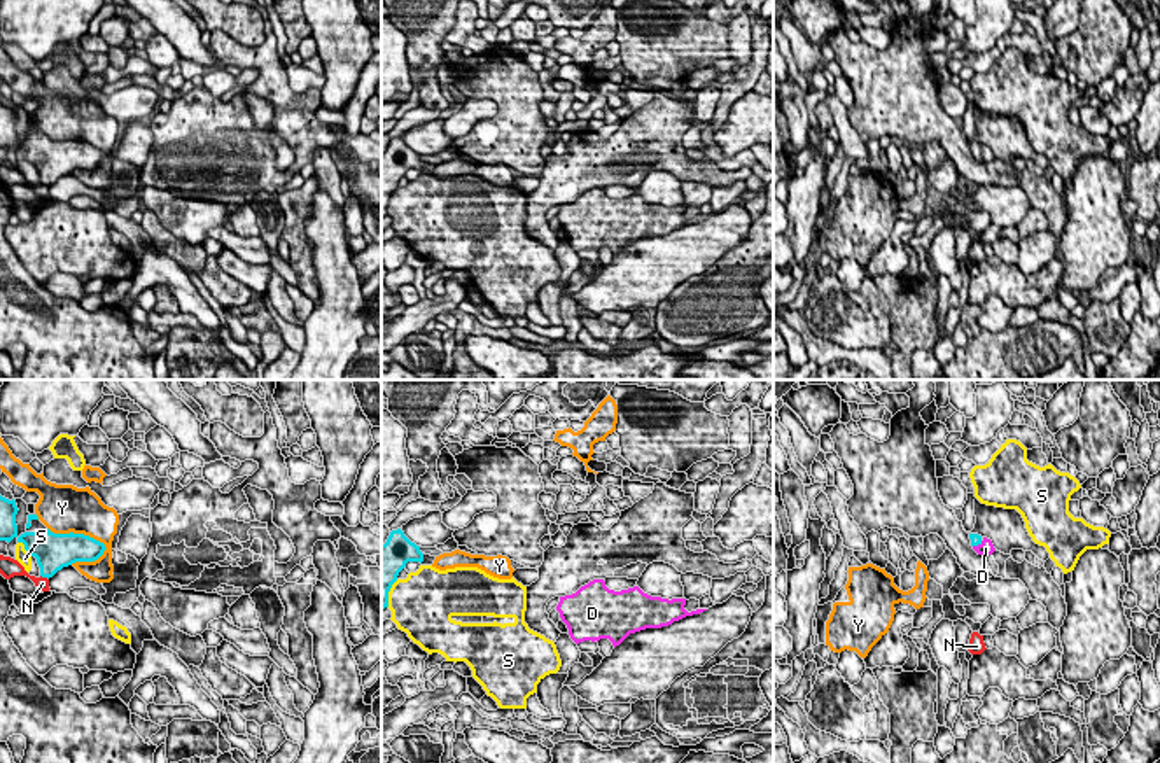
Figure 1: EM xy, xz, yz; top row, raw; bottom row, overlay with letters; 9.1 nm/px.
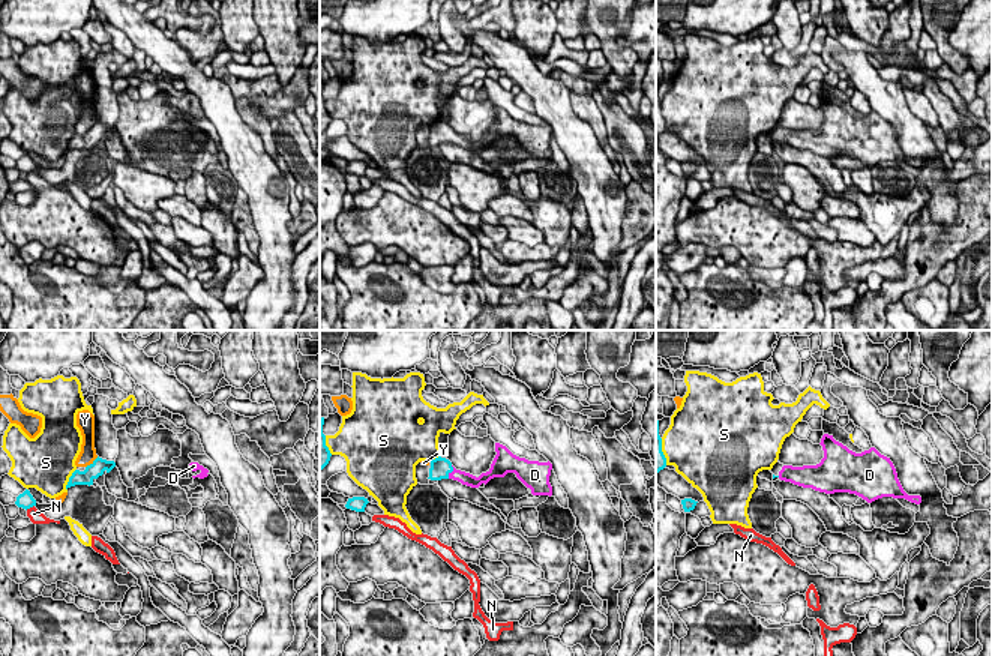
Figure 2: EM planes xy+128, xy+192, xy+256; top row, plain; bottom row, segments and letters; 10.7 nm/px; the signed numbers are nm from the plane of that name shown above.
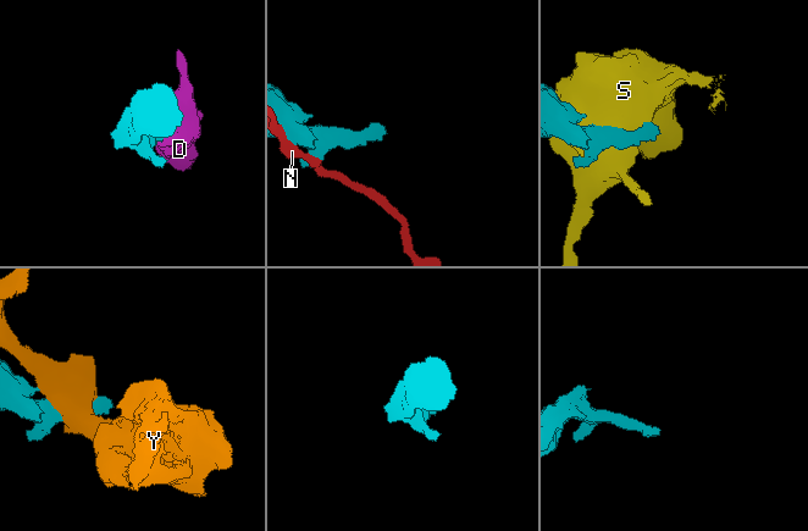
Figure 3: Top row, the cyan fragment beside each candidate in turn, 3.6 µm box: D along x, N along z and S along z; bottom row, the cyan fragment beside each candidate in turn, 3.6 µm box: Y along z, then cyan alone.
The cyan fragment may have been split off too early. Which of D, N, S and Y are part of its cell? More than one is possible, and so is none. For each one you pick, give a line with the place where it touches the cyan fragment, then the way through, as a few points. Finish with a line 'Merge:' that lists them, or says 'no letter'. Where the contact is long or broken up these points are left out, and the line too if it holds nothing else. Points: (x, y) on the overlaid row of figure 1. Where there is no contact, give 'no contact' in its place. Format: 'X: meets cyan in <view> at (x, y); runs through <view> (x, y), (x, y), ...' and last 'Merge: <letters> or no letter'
D: meets cyan in yz at (977, 545); runs through yz (975, 539), (977, 545), (985, 548)
Merge: D

